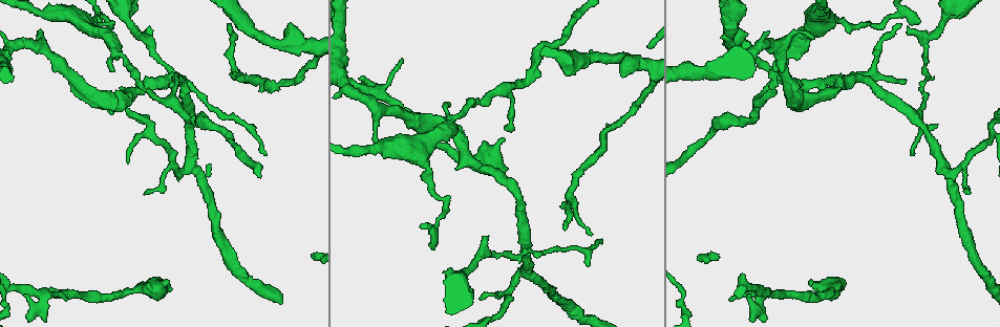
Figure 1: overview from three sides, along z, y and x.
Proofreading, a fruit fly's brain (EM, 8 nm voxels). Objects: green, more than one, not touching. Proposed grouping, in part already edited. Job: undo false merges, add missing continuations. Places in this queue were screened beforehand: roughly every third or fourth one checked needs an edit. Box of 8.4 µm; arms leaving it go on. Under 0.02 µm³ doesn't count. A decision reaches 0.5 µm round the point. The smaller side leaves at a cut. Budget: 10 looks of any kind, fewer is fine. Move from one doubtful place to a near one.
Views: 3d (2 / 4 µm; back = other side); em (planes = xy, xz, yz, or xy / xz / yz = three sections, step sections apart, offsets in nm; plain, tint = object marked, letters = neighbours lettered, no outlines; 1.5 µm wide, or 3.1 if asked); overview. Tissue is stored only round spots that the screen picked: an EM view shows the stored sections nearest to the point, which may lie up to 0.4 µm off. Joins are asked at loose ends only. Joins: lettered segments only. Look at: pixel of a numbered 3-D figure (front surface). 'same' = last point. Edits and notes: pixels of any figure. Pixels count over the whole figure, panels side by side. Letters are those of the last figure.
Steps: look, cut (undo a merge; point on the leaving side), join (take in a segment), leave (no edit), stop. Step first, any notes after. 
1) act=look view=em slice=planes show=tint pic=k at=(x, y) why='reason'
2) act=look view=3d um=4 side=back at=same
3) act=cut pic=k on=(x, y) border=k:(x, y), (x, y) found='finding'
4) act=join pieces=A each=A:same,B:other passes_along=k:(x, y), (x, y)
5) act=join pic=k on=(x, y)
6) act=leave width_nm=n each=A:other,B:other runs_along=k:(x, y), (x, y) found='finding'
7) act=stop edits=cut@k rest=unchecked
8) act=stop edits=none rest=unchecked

act=look view=em slice=planes show=tint pic=1 at=(504, 127)

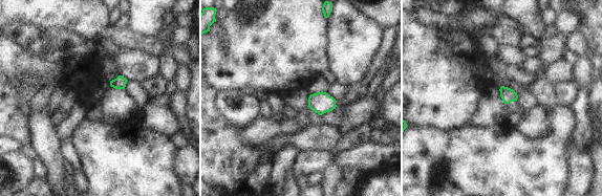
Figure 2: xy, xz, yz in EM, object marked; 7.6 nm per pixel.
act=look view=em slice=planes show=letters at=same why='what lies round it'

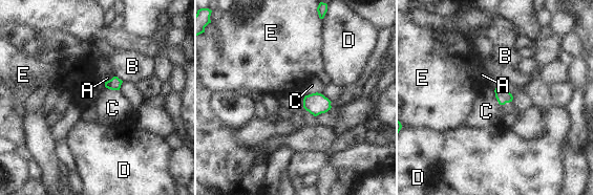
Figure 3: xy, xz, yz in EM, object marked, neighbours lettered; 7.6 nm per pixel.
act=leave each=A:other,B:other,C:other,D:other,E:other border=3:(493, 91), (496, 101), (502, 105) found='none of them fits'

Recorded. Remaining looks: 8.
act=look view=em slice=planes show=letters pic=1 at=(149, 31) why='an open end'

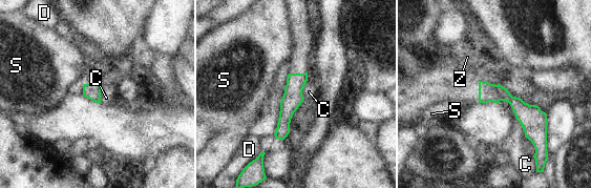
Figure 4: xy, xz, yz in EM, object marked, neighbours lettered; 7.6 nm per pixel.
act=leave each=C:other,D:other,S:other,Z:other border=4:(500, 100), (509, 104), (525, 137) found='no lettered segment goes on from it'

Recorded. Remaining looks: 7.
act=look view=3d um=4 pic=1 at=(590, 265) why='tapers out'

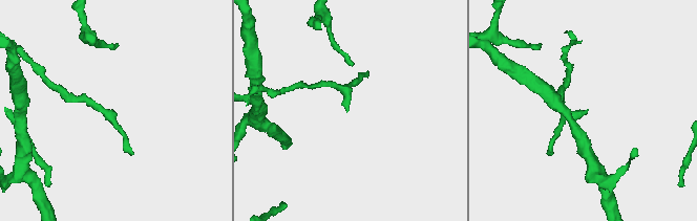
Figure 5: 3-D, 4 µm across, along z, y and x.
act=look view=em slice=yz step=4 show=letters pic=5 at=(587, 111) why='need the tissue'

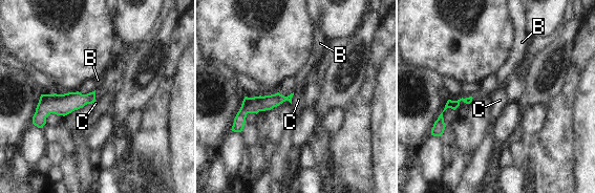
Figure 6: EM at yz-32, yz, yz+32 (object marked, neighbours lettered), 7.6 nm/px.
act=leave width_nm=90 each=B:other,C:other runs_along=6:(92, 94), (49, 104), (36, 118) found='none of them fits'

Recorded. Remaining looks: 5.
act=look view=em slice=planes show=letters pic=1 at=(760, 45) why='sudden change in width'

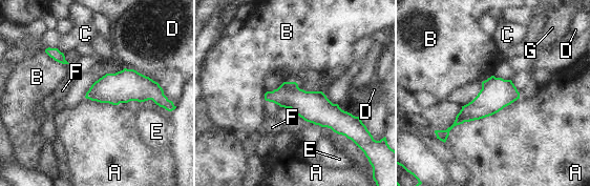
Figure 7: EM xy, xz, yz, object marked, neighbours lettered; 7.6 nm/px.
act=leave each=A:other,B:other,C:other,D:other,E:other,F:other,G:other border=7:(520, 98), (457, 124), (444, 142) found='continuous, no second neuron'

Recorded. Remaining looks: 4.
act=stop edits=none rest=unchecked

